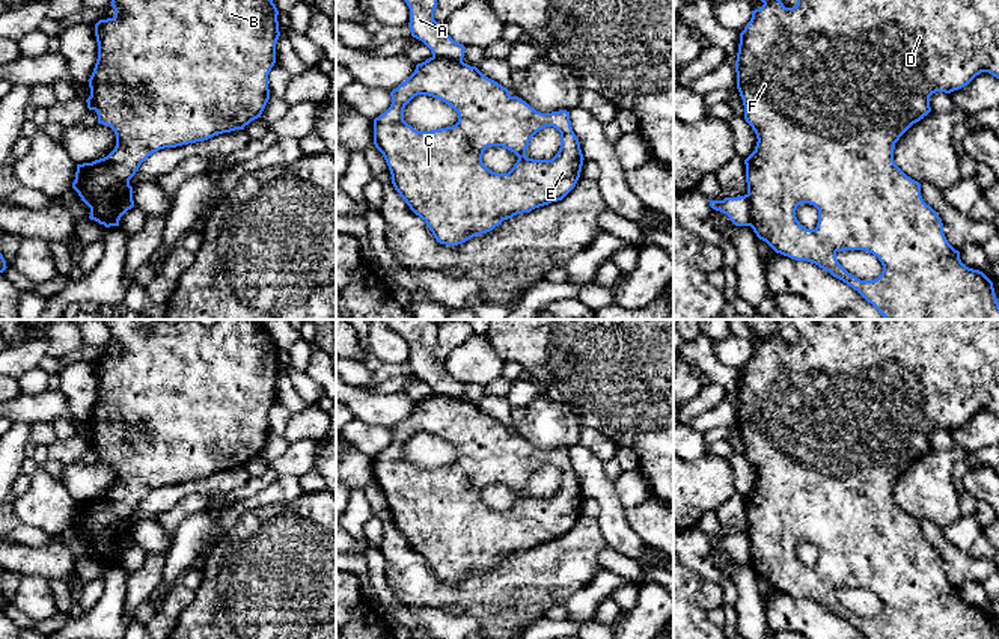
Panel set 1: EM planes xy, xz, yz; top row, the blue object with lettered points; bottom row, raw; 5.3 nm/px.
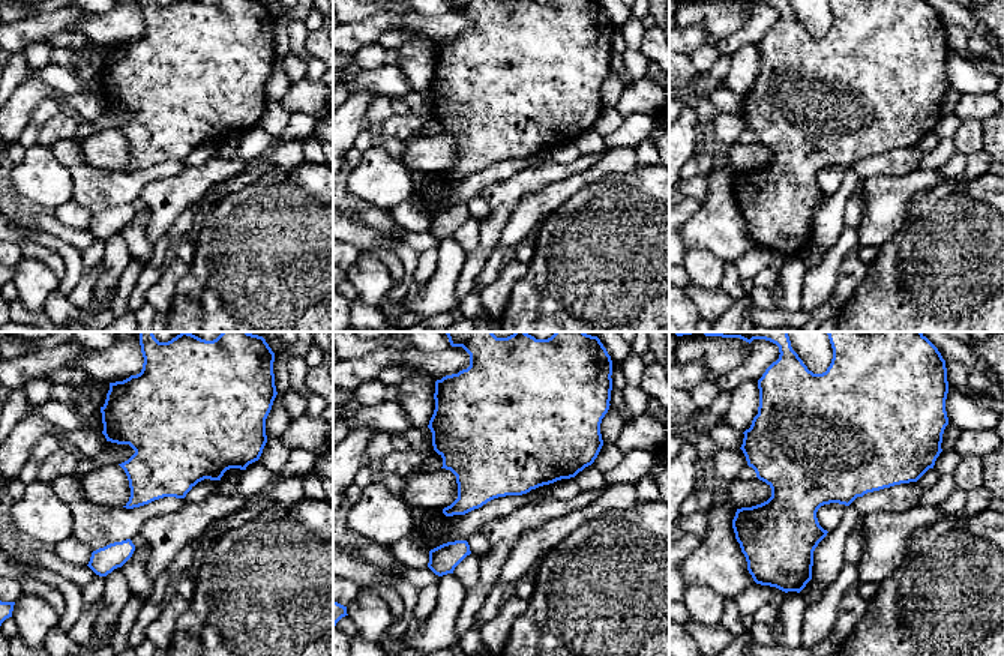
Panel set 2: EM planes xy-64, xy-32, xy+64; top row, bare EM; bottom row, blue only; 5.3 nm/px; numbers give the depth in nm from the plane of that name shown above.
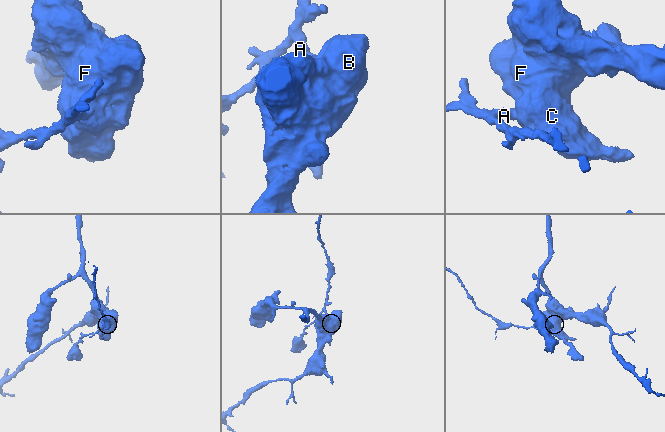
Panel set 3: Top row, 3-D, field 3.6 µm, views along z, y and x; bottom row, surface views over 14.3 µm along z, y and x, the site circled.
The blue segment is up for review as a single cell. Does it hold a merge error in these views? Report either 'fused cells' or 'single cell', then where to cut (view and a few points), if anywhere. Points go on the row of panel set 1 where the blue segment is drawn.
fused cells; cut in xy along (131, 195), (122, 195), (110, 205), (106, 226)

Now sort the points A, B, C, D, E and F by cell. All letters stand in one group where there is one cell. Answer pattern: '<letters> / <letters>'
A / B C D E F

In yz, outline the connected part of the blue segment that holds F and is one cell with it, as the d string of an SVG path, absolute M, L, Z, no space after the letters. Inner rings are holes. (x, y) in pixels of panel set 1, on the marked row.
M761 0L764 5L759 9L752 11L752 18L740 33L738 53L735 60L737 72L737 89L744 105L744 119L752 127L756 134L755 151L744 160L746 164L746 182L747 182L747 197L750 202L750 228L756 237L765 241L776 253L788 256L796 261L808 261L820 268L829 271L833 277L842 280L854 291L857 291L868 303L871 303L884 320L999 320L999 303L994 294L993 282L979 270L966 267L960 259L960 252L955 250L946 240L943 234L943 223L937 212L924 202L921 196L921 184L910 176L907 176L894 161L895 143L900 137L916 122L924 119L930 112L930 96L936 92L951 93L967 86L981 72L988 72L999 78L999 0L797 0L793 8L785 8L781 0ZM802 203L814 205L818 209L818 223L815 229L806 229L796 217L796 209ZM844 250L865 250L878 258L883 265L881 274L874 280L860 280L851 273L848 273L836 259L838 252Z

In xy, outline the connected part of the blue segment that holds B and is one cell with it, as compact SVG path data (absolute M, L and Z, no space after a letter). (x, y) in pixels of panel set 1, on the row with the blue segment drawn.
M112 0L115 17L99 20L95 24L95 36L98 42L98 59L90 75L90 96L86 99L87 109L95 110L98 124L110 127L116 134L115 149L104 158L92 163L77 164L72 188L81 200L90 208L90 220L104 225L110 216L110 205L121 196L131 194L130 179L136 175L140 164L154 152L164 148L176 148L188 143L203 142L214 136L244 130L252 121L261 118L268 99L268 74L276 63L276 44L280 36L277 15L279 11L273 0Z

